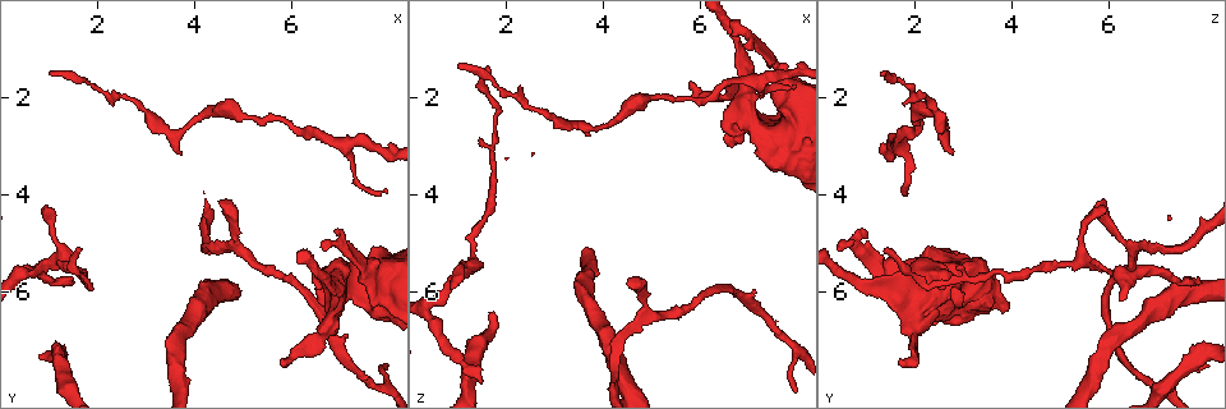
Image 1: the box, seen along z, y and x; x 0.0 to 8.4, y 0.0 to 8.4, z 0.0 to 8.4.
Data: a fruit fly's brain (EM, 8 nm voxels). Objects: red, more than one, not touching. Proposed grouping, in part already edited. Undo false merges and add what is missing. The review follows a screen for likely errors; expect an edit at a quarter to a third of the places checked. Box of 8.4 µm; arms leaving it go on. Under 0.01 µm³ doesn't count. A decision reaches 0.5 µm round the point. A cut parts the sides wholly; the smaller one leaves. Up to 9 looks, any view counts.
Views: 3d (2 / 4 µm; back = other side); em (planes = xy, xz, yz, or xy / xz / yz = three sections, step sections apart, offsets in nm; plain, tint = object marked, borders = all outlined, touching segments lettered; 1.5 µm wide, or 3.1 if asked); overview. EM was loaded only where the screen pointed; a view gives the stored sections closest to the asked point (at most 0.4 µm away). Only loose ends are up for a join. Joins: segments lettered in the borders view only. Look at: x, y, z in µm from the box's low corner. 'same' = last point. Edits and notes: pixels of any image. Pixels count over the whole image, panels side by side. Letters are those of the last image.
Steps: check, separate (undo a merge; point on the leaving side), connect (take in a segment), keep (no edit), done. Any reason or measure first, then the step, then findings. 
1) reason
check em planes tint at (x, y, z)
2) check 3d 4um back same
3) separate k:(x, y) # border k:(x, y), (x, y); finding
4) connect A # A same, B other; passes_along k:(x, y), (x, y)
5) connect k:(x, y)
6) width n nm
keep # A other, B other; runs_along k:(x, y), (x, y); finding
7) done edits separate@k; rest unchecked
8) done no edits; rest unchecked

branch stops here
check em planes borders at (5.80, 7.40, 1.70)

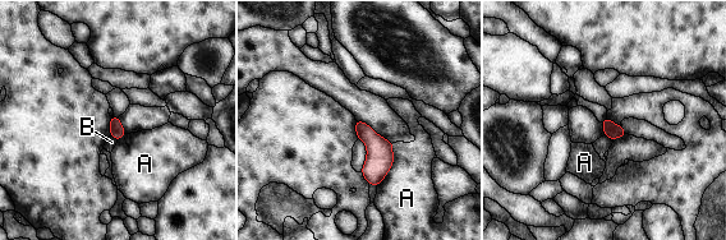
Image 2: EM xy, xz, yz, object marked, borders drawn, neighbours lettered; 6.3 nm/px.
keep # A other, B other; border 2:(605, 134), (612, 139); none of them fits

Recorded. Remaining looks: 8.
sudden change in width
check 3d 4um at (7.75, 5.60, 1.70)

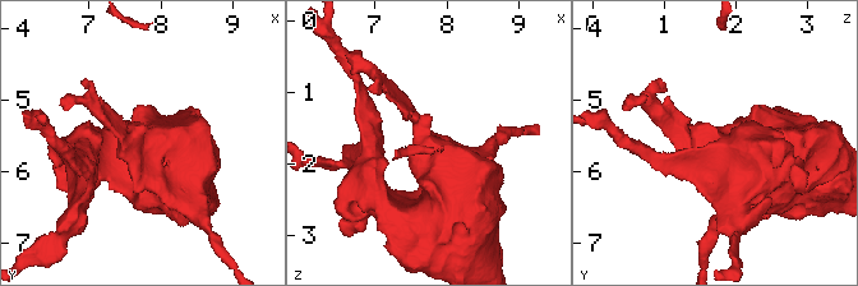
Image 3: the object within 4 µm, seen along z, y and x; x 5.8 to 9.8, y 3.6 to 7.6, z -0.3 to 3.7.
check em xz step 8 tint at (7.70, 5.60, 1.75)

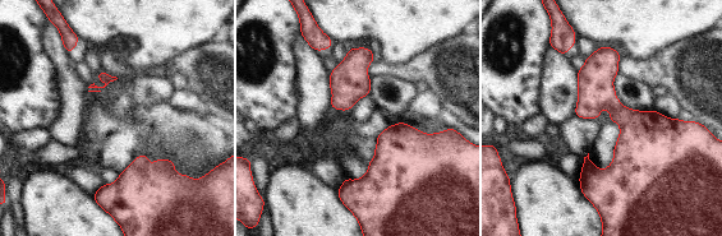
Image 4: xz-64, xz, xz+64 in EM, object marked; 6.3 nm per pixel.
check em planes borders same

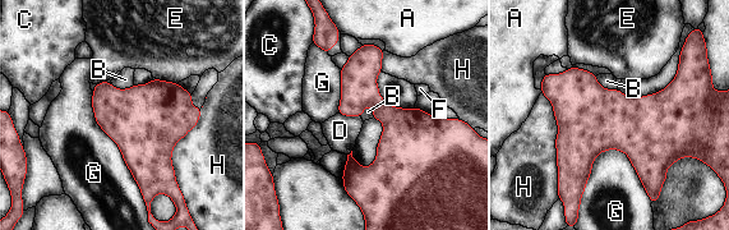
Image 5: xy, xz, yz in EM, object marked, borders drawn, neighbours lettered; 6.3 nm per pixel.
width 420 nm
keep # A other, B other, C other, D other, E other, F other, G other, H other; border 5:(649, 196), (604, 150), (580, 198); continuous, no second cell

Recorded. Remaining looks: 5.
tapers out
check em planes tint at (1.60, 5.20, 1.40)

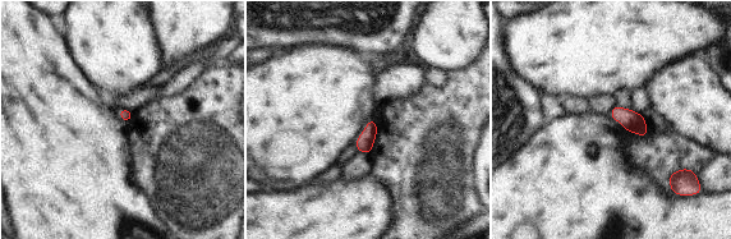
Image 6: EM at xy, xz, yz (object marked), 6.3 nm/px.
what lies round it
check em planes borders same

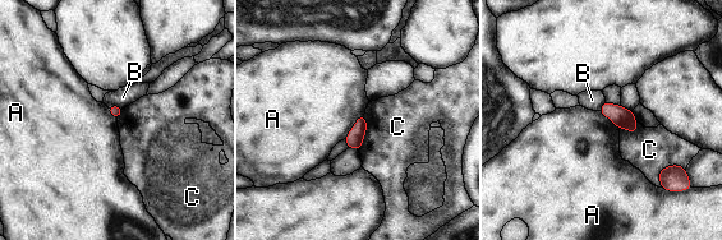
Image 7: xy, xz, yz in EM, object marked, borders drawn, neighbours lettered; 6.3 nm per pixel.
longest_contact C 220 nm
keep # A other, B other, C other; border 7:(363, 114), (344, 138); no lettered segment goes on from it

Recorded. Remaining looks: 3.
tapers out
check 3d 2um at (0.90, 4.30, 5.95)

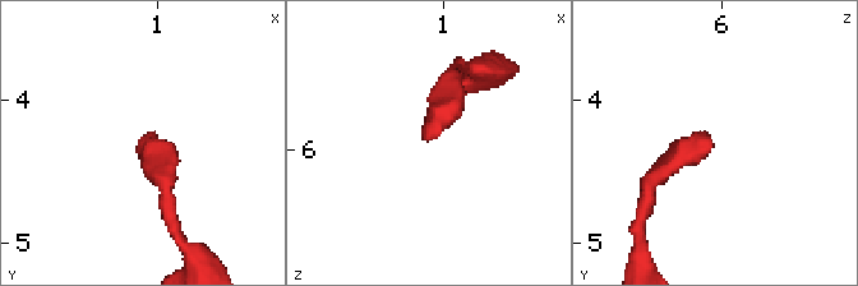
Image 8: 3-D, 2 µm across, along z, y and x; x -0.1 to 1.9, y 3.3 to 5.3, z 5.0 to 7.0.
shape alone is not enough
check em planes borders at (0.94, 4.24, 5.94)

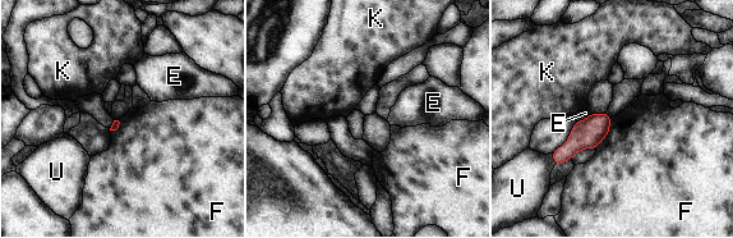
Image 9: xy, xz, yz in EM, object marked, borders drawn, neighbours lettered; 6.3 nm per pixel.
longest_contact F 220 nm
keep # E other, F other, K other, U other; border 9:(611, 118), (607, 136), (595, 147); none of them fits

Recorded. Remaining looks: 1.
done no edits; rest unchecked

